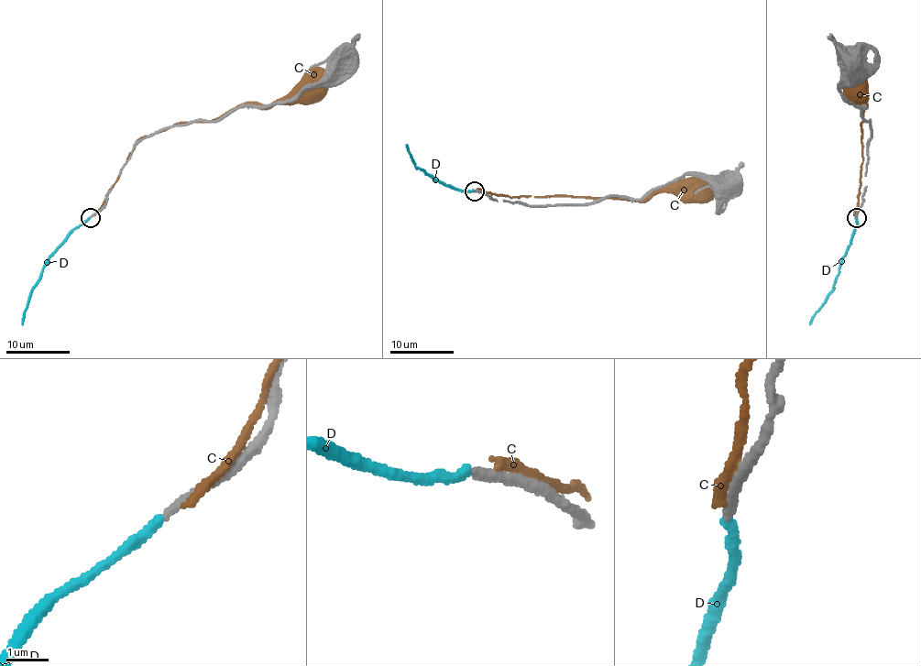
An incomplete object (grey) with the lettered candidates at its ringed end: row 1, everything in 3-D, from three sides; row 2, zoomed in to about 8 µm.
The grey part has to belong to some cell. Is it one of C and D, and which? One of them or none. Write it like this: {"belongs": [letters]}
{"belongs": ["D"]}

